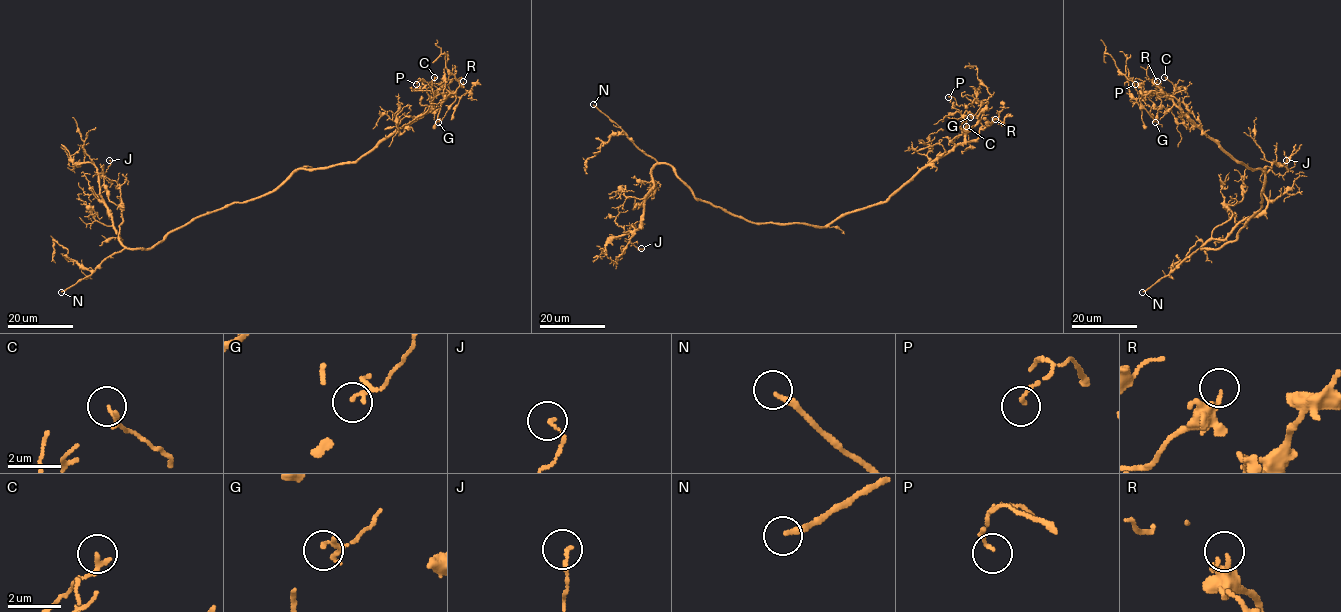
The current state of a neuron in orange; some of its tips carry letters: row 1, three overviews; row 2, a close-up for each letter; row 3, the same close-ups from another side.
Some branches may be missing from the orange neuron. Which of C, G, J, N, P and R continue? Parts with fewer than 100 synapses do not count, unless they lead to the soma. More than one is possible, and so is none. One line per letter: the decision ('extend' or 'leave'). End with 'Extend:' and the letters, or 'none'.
C: leave
G: leave
J: leave
N: extend
P: leave
R: leave
Extend: N

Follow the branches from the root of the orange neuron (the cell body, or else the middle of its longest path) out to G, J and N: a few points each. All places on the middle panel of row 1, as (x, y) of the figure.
G: (789, 223), (824, 226), (848, 213), (885, 202), (923, 168), (960, 144), (988, 102), (970, 117)
J: (789, 223), (755, 223), (698, 200), (670, 166), (657, 163), (642, 224), (632, 225), (629, 234), (641, 248)
N: (789, 223), (755, 223), (698, 200), (670, 166), (658, 163), (646, 155), (593, 104)

